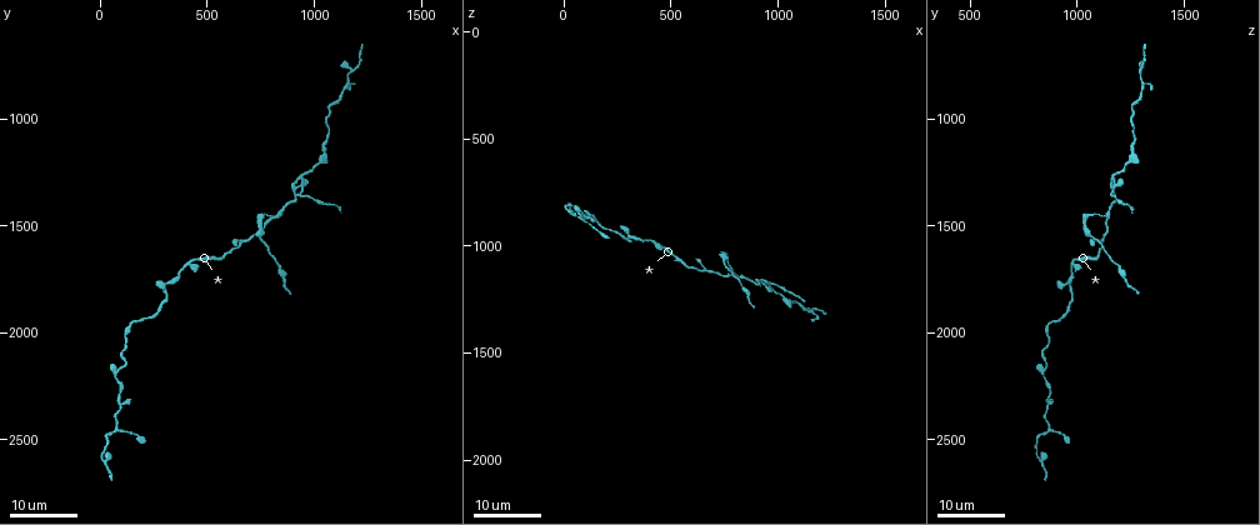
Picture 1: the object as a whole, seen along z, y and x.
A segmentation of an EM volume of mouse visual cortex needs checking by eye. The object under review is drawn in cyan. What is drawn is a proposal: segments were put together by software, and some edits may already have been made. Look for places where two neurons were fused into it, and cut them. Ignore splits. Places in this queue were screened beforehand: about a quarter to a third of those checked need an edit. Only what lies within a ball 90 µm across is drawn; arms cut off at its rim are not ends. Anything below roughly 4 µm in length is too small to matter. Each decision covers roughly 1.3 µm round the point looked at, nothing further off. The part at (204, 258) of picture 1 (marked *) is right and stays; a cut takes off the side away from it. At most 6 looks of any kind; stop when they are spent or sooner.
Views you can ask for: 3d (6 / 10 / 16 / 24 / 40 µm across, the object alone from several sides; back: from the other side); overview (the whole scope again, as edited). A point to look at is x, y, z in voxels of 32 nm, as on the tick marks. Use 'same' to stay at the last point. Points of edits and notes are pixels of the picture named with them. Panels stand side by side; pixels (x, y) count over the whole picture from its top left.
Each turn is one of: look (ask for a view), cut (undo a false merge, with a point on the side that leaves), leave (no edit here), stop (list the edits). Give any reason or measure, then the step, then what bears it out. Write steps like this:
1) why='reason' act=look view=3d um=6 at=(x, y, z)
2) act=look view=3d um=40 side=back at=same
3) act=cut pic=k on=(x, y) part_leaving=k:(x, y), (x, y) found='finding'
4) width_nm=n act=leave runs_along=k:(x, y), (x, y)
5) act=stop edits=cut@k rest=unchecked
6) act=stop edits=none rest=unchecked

why='thin arm on a thick one' act=look view=3d um=24 at=(950, 1300, 1170)

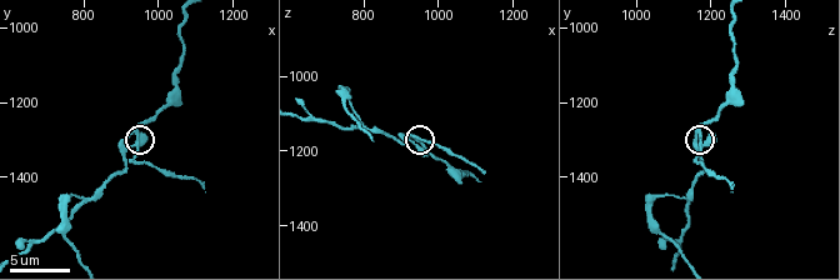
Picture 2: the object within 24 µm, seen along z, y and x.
act=look view=3d um=10 at=(940, 1310, 1170)

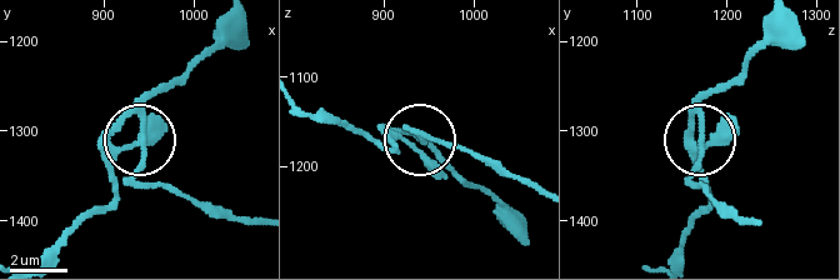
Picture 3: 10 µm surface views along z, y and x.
width_nm=200 act=cut pic=3 on=(141, 153) found='a second neuron is stuck on'

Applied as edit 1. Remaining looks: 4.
why='narrows sharply' act=look view=3d um=24 at=(60, 2210, 840)

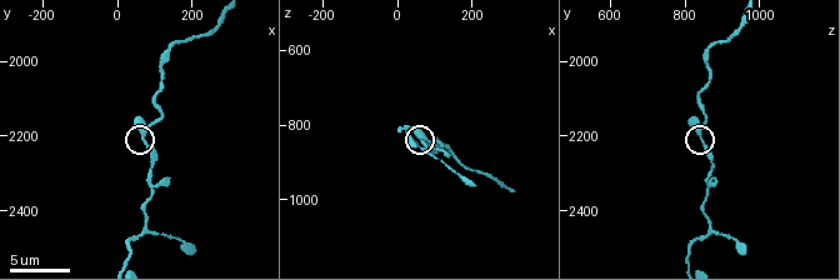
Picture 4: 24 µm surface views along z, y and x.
act=look view=3d um=6 at=(70, 2220, 850)

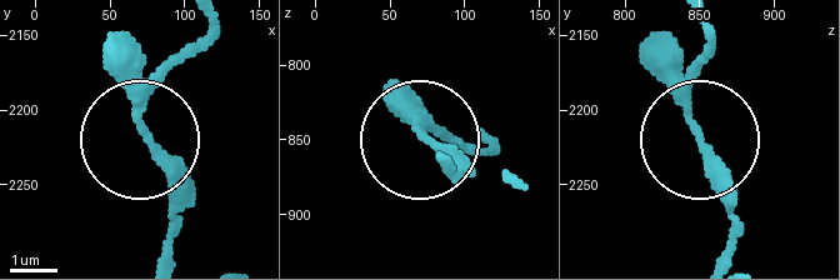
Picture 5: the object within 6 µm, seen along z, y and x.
act=leave runs_along=5:(484, 144), (420, 133), (460, 180) found='one neuron here'

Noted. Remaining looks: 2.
act=stop edits=cut@3 rest=unchecked

